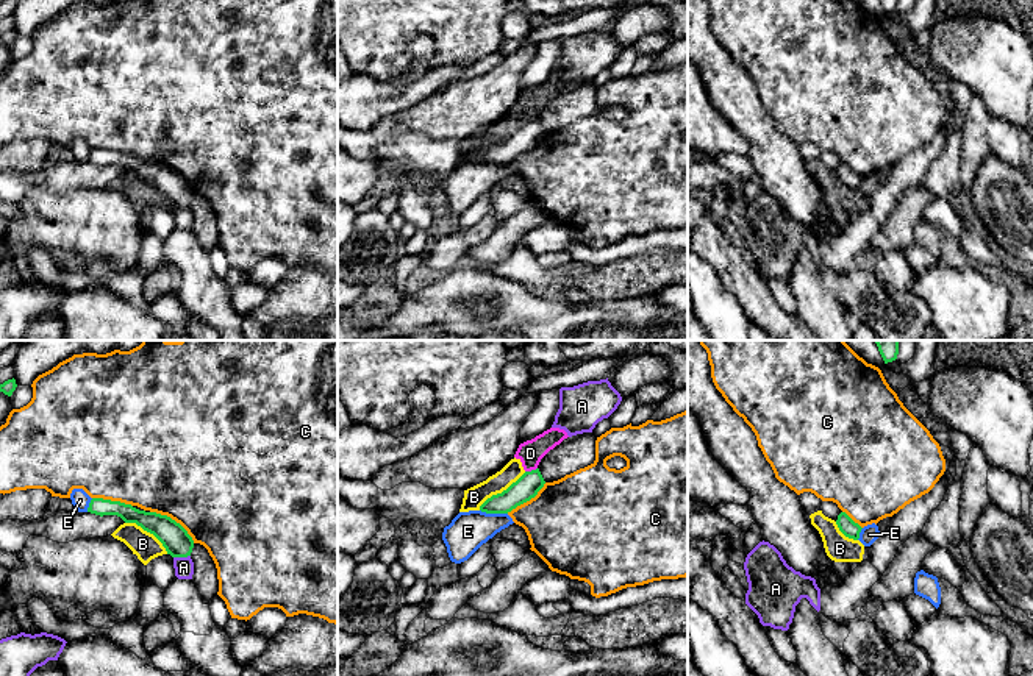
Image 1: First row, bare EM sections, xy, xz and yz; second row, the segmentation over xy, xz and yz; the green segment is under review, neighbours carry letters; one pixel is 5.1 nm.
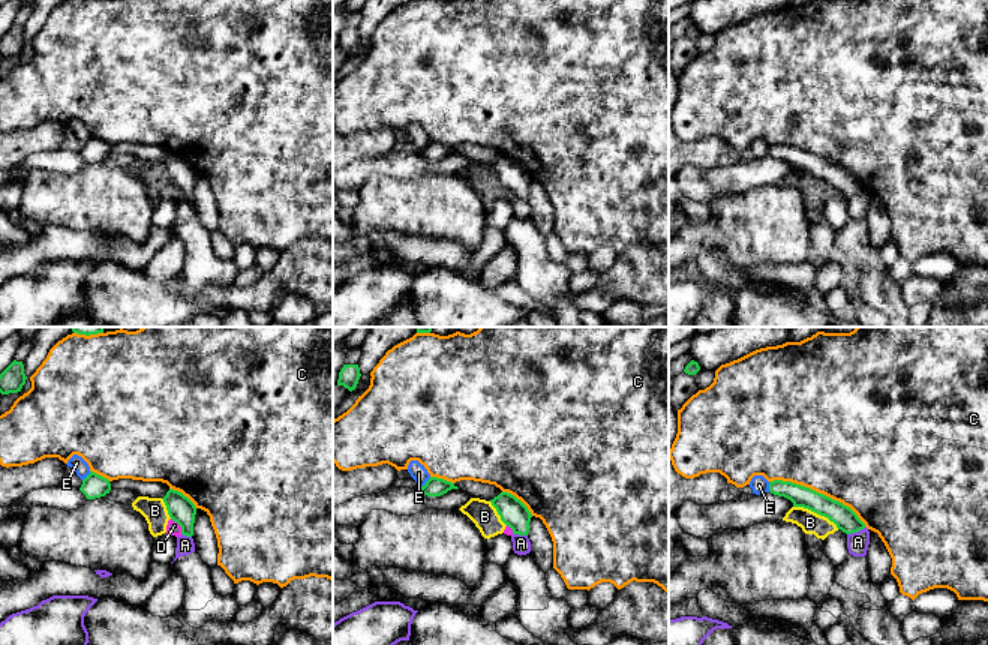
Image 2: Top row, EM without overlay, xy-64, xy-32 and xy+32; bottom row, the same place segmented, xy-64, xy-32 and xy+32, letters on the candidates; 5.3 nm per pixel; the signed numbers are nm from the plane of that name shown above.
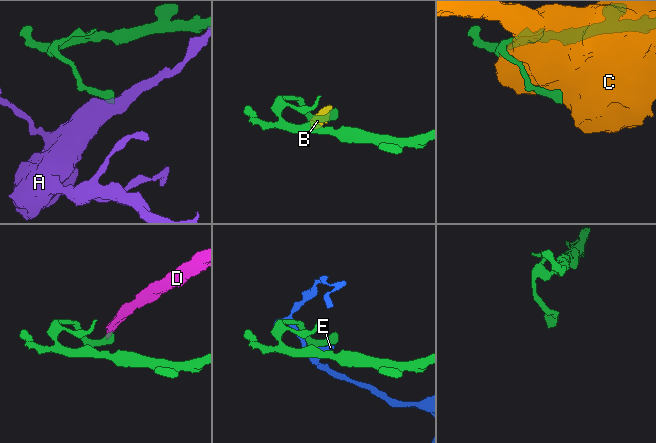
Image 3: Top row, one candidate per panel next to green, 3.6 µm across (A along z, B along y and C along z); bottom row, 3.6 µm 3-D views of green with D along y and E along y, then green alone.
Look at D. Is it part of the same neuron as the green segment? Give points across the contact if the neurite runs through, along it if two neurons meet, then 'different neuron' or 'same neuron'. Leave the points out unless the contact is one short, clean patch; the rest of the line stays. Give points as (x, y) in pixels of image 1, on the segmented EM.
along xz (536, 467), (525, 472) | different neuron

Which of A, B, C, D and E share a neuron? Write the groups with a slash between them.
A / B D / C / E

